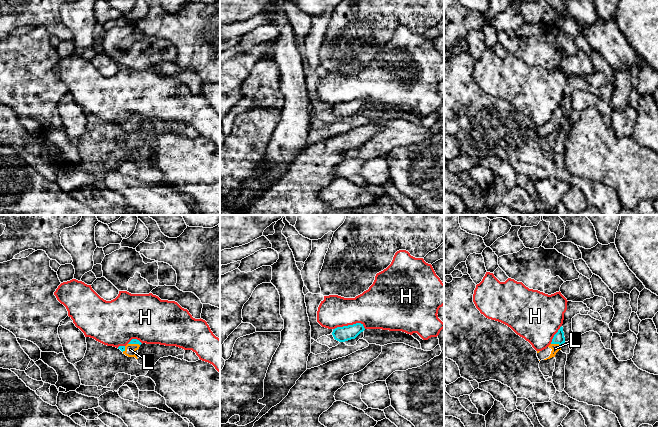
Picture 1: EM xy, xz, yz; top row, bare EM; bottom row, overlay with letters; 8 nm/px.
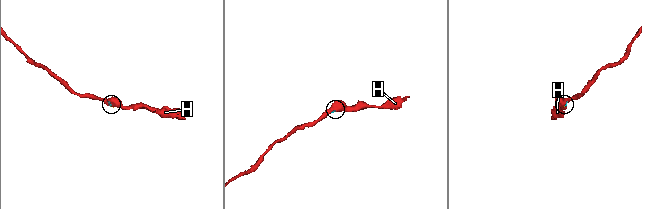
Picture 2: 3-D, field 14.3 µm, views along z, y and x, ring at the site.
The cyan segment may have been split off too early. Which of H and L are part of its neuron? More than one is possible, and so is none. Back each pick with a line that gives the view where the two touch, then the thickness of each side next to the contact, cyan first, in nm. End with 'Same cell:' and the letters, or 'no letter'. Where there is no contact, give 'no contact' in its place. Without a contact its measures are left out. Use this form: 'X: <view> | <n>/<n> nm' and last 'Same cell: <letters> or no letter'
L: yz | 90/70 nm
Same cell: L

